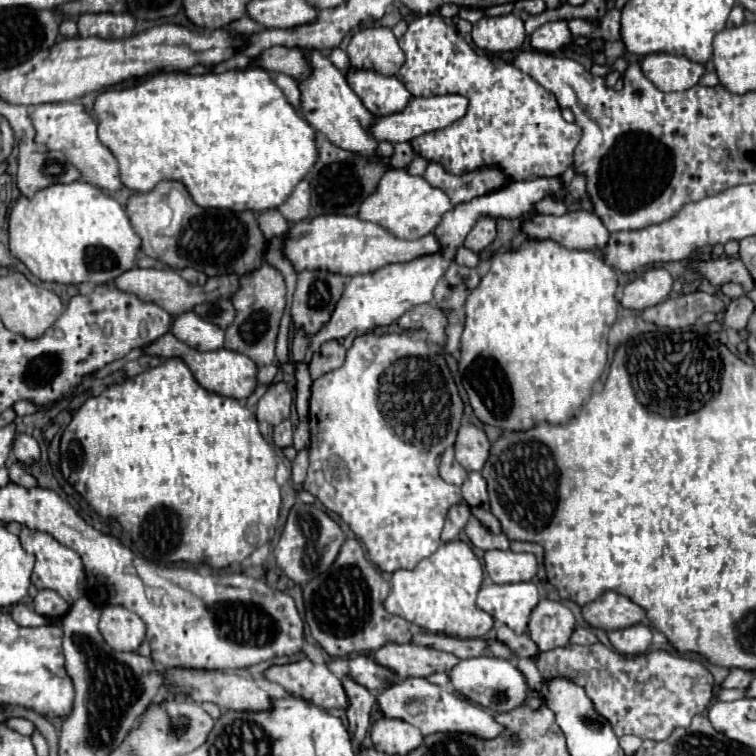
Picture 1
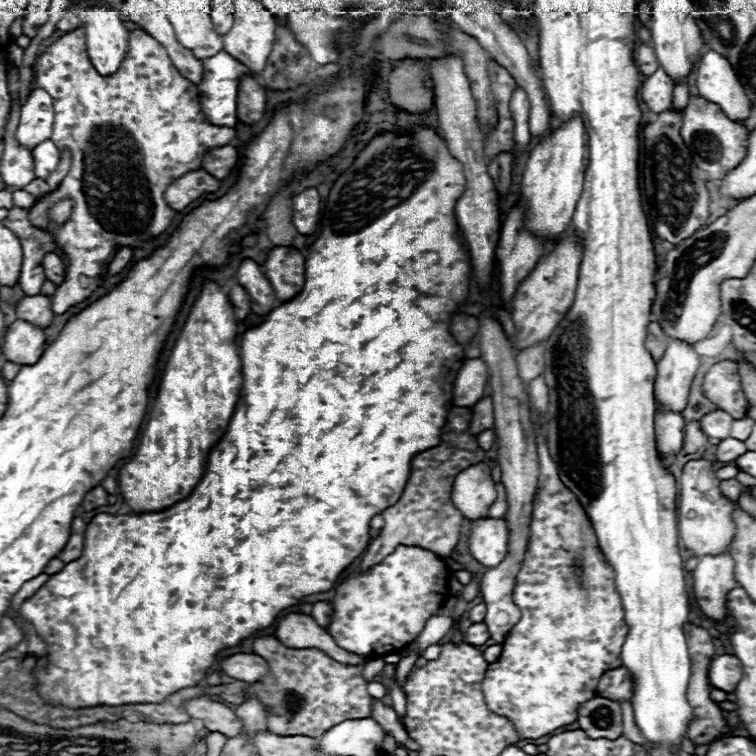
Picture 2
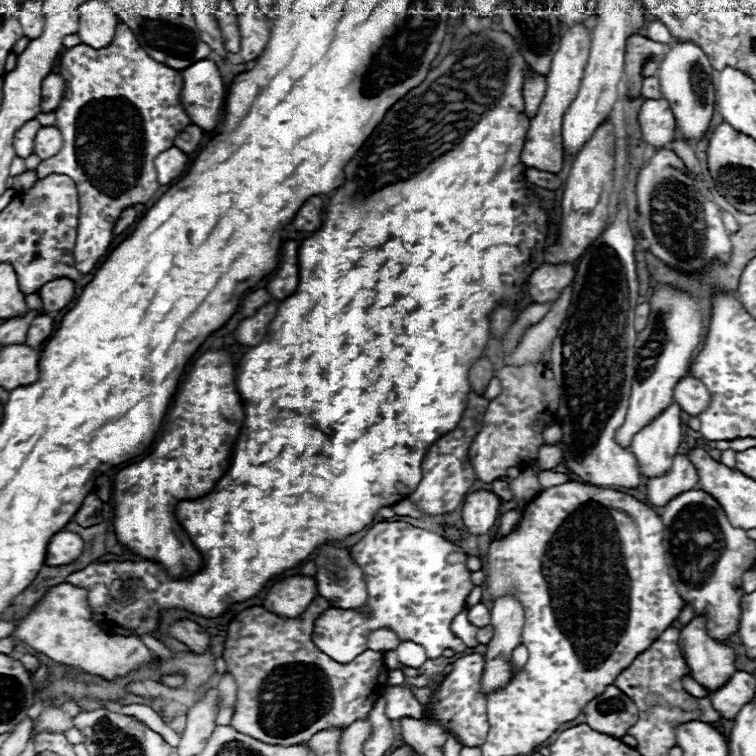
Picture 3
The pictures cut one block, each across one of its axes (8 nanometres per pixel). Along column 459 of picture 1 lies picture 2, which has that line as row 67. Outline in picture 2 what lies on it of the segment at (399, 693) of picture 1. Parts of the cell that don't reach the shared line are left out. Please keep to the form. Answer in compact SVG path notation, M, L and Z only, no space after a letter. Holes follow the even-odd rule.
M708 50L696 62L696 88L702 98L718 104L730 120L742 122L748 118L752 104L734 68L718 52Z

